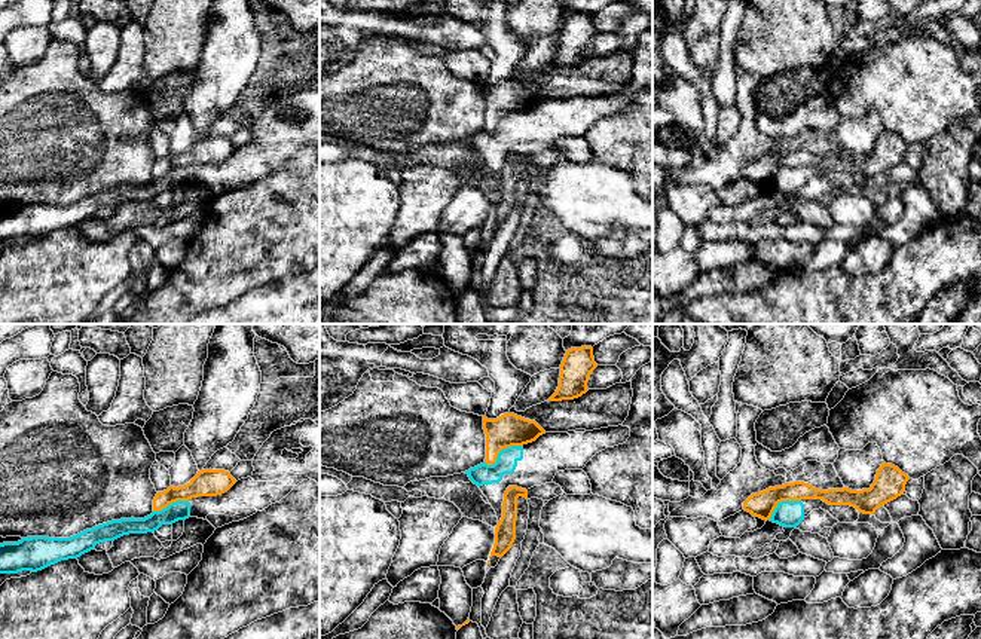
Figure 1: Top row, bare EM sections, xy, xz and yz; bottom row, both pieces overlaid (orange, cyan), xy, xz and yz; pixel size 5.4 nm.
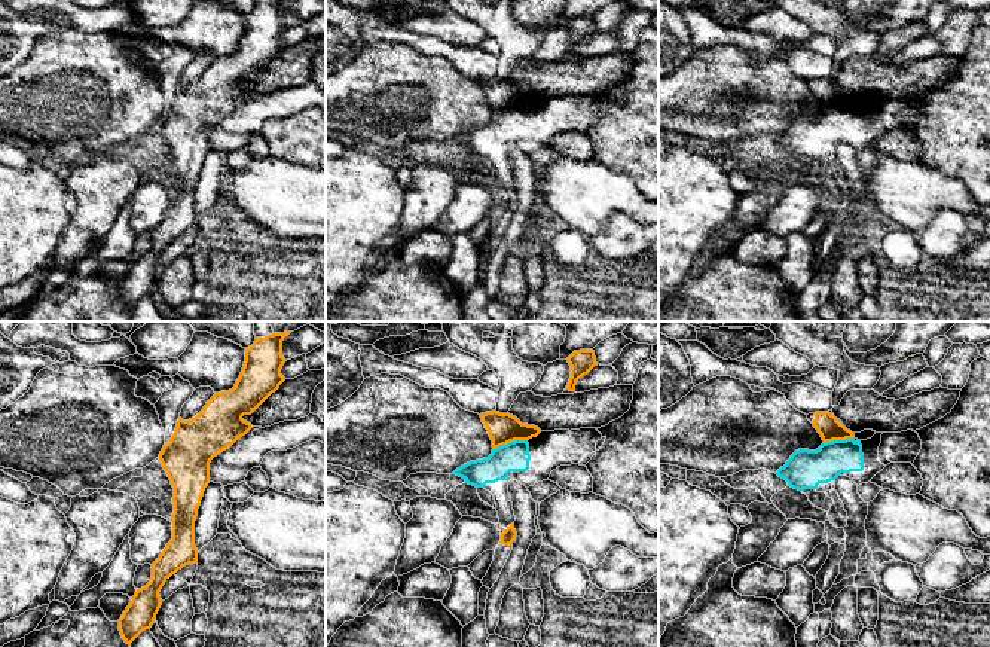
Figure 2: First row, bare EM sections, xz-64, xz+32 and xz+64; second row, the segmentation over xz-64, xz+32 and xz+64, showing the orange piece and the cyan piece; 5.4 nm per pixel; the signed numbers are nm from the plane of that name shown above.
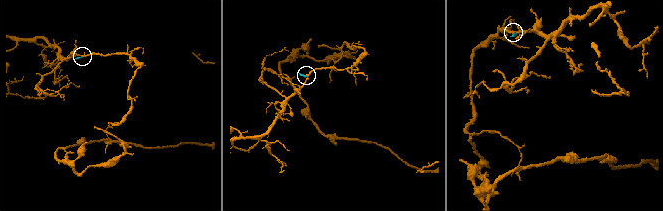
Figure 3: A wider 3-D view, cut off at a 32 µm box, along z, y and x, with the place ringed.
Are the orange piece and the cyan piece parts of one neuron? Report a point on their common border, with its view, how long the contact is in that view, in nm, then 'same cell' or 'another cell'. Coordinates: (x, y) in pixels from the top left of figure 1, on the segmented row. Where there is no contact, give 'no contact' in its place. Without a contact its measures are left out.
xz (500, 451) | 220 nm | another cell

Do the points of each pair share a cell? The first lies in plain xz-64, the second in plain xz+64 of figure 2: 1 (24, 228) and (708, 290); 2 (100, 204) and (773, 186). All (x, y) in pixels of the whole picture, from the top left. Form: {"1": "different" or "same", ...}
{"1": "different", "2": "same"}

